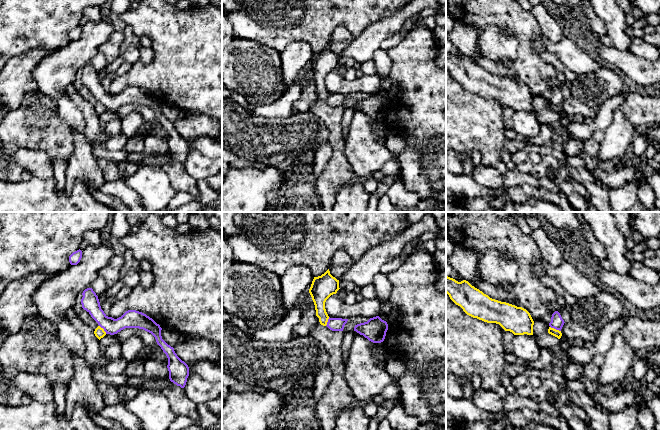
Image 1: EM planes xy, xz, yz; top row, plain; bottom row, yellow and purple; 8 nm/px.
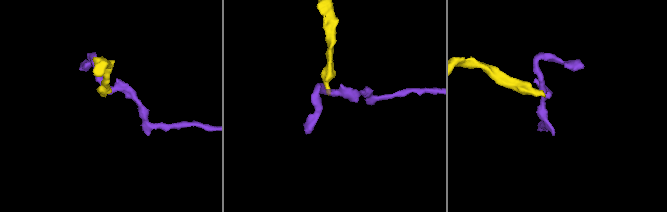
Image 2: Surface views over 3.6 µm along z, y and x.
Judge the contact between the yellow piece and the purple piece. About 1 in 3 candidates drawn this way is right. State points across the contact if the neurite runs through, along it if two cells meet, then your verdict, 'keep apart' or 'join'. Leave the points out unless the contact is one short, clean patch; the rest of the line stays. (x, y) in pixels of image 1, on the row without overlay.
border yz (550, 102), (560, 107); keep apart

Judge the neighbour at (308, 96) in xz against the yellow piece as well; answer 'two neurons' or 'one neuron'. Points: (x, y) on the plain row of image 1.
two neurons

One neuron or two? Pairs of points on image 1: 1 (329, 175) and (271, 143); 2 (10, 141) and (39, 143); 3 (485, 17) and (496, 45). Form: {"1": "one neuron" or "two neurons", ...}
{"1": "two neurons", "2": "one neuron", "3": "two neurons"}

